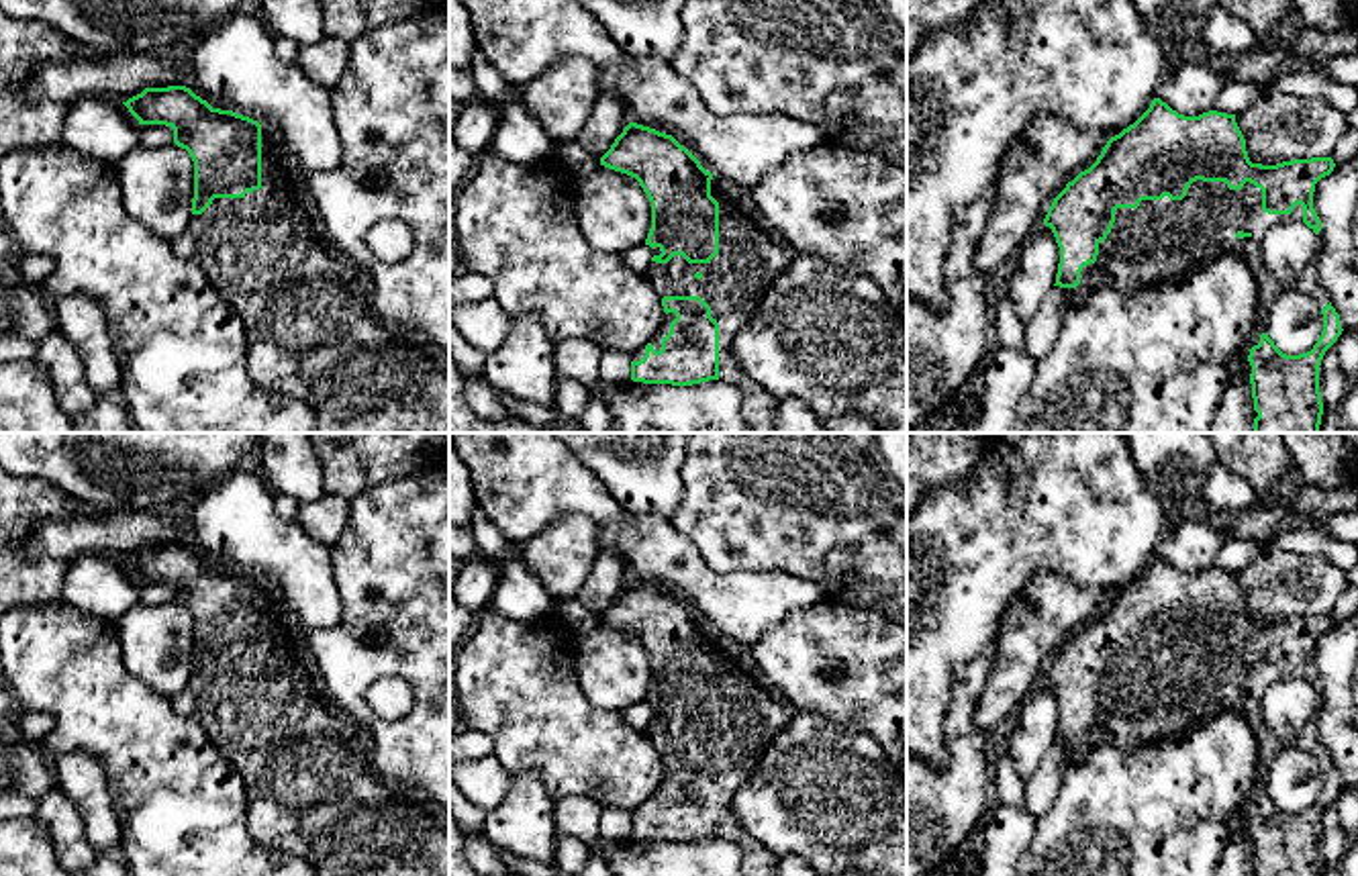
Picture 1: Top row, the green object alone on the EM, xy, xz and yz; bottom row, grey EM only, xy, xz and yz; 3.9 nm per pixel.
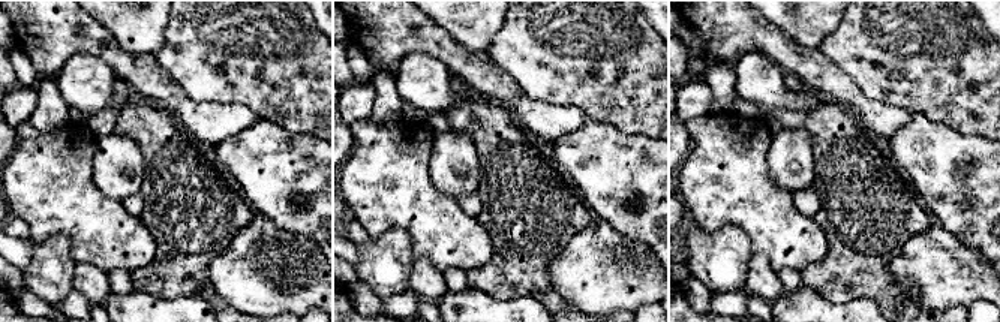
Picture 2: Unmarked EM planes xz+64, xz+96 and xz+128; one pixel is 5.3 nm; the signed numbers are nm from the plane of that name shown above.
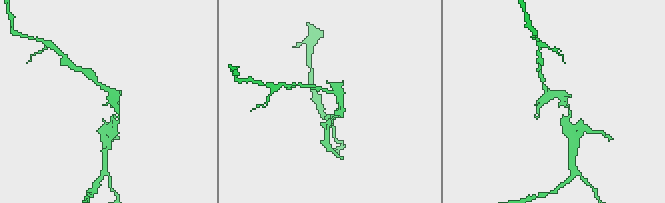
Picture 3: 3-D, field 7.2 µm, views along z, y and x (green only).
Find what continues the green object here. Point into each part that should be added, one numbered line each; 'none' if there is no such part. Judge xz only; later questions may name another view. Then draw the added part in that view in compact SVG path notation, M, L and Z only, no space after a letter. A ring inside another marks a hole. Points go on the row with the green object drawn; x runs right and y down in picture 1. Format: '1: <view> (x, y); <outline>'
1: xz (752, 254); M713 176L711 196L719 202L719 253L709 263L688 263L682 255L674 255L668 263L651 261L645 280L660 298L700 296L711 306L711 317L719 323L719 380L741 392L741 417L751 433L778 433L778 398L739 368L733 339L751 321L772 282L788 270L794 249L764 218L749 190L729 186Z

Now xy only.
1: xy (313, 333); M261 127L261 188L243 198L214 198L202 214L190 216L186 229L196 243L194 259L245 325L251 380L306 402L317 415L310 433L449 433L449 357L378 314L370 274L329 245L306 174L294 153Z

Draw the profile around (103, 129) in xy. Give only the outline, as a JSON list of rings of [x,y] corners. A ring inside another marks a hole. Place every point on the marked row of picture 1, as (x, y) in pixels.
[[[90,96],[67,104],[61,143],[86,157],[116,167],[139,137],[139,120],[116,98]]]

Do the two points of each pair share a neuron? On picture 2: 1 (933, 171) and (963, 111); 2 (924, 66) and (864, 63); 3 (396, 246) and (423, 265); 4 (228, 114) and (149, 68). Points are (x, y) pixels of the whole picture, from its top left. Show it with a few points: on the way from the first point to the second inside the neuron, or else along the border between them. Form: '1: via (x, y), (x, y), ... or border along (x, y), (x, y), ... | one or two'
1: border along (922, 113), (963, 134), (975, 134), (984, 138) | two
2: via (909, 66), (879, 69) | one
3: border along (414, 259), (408, 288) | two
4: via (207, 114), (189, 114), (164, 89) | one

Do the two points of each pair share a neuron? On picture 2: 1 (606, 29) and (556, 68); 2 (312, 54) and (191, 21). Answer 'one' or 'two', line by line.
1: one
2: one

